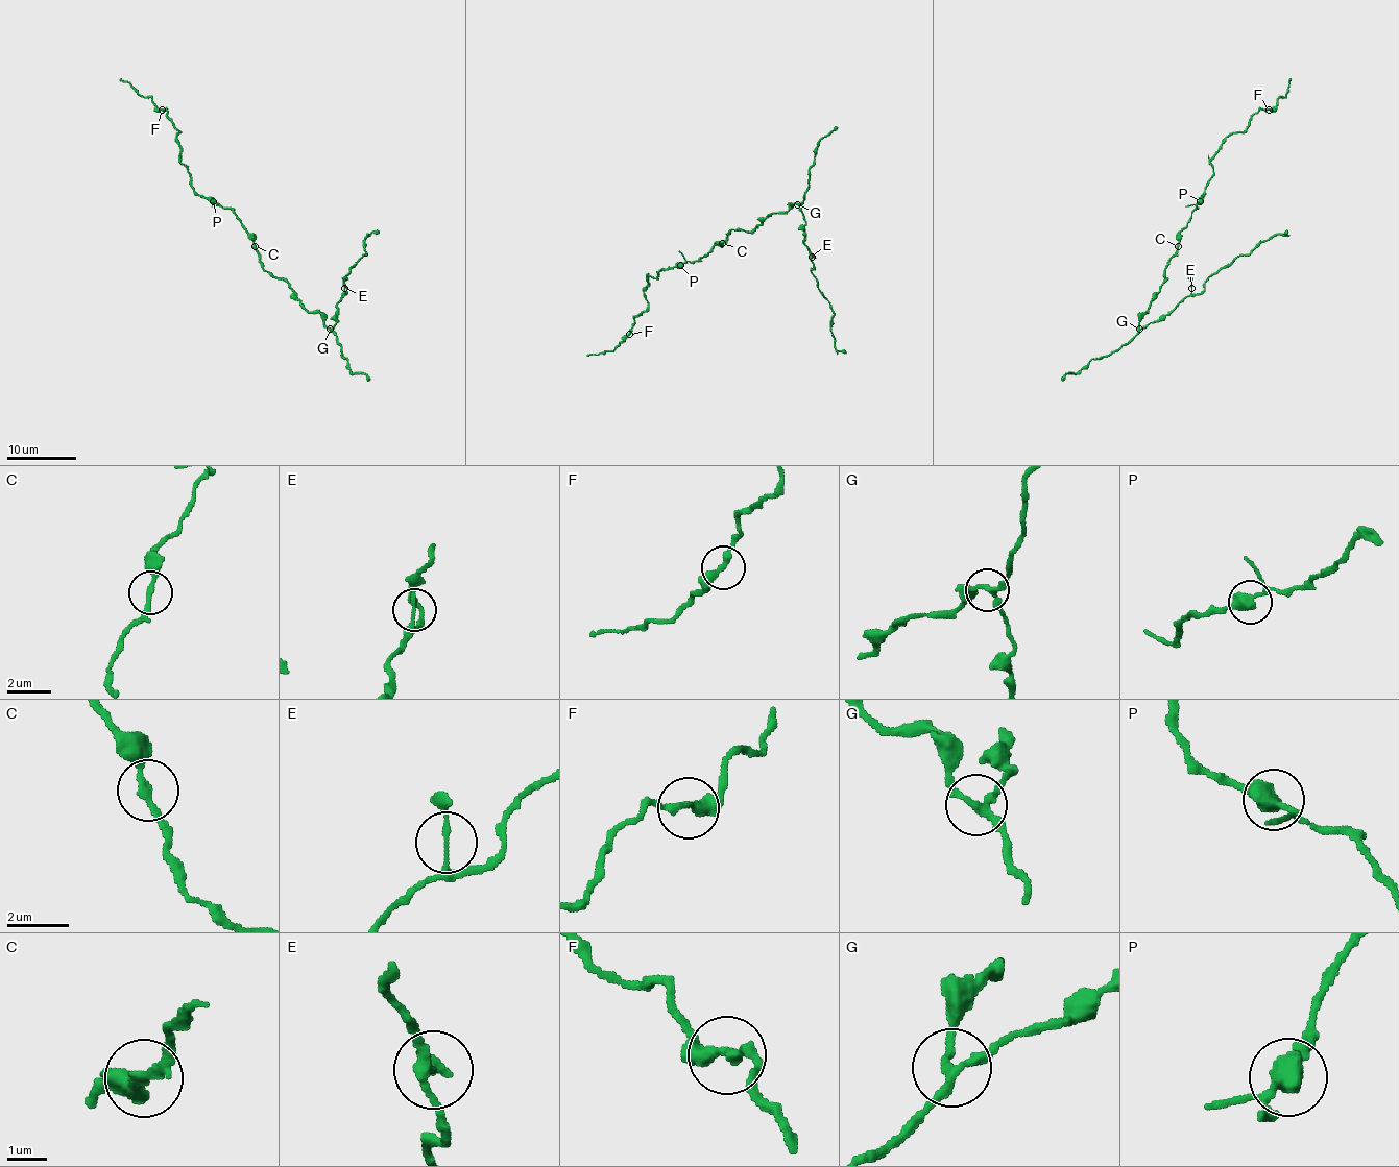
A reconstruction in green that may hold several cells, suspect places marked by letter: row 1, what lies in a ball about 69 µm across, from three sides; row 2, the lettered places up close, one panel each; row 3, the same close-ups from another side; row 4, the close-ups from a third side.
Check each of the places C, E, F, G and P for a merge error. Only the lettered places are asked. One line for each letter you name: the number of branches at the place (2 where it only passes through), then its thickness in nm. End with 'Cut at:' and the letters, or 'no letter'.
Cut at: no letter

